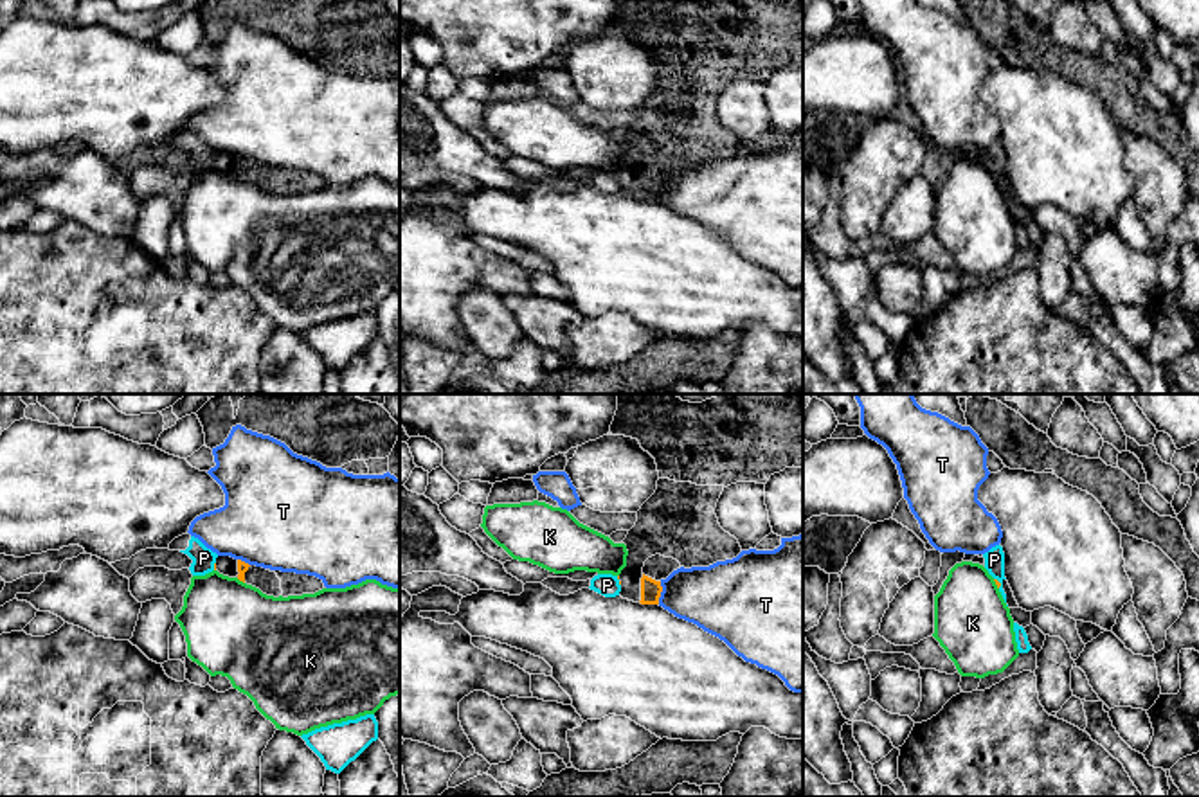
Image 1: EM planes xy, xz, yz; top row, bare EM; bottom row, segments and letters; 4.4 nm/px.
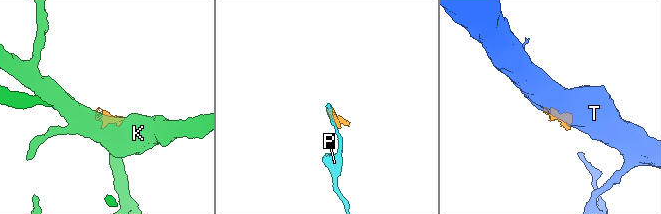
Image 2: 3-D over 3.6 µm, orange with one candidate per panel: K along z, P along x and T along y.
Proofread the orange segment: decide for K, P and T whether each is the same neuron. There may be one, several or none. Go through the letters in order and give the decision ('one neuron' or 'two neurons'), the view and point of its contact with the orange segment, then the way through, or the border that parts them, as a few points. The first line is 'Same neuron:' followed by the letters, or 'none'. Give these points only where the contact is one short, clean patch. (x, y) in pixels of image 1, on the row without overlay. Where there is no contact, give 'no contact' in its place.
Same neuron: none
K: two neurons | yz (996, 180)
P: two neurons | yz (1000, 180) | along yz (994, 175), (1000, 184)
T: two neurons | xz (661, 188)

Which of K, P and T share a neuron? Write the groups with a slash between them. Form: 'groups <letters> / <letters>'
groups K / P / T

